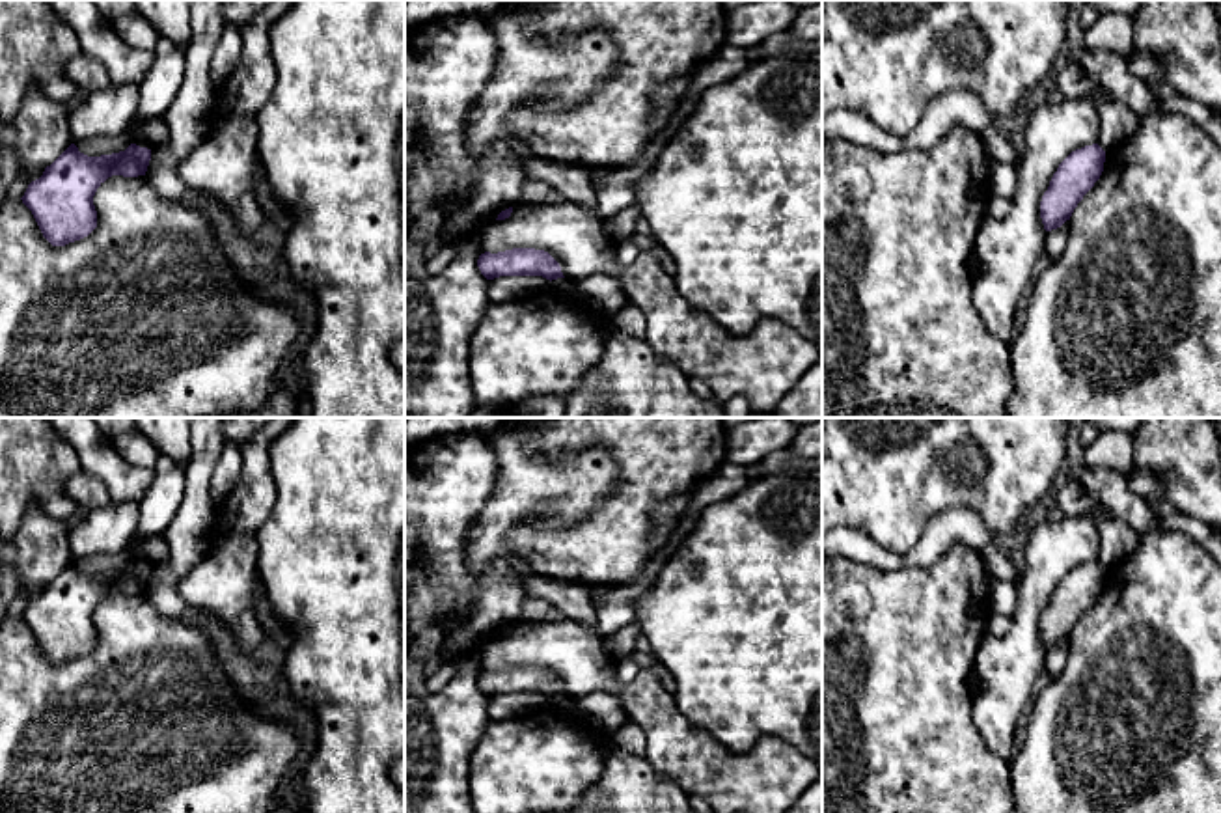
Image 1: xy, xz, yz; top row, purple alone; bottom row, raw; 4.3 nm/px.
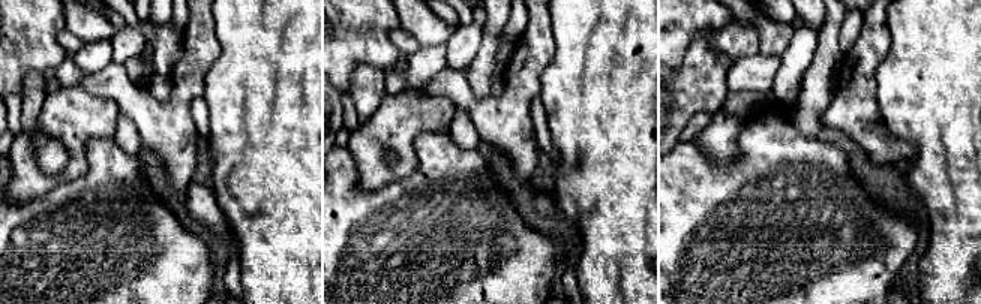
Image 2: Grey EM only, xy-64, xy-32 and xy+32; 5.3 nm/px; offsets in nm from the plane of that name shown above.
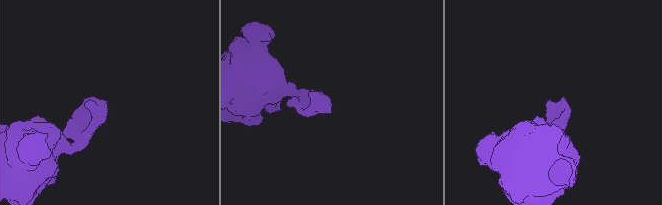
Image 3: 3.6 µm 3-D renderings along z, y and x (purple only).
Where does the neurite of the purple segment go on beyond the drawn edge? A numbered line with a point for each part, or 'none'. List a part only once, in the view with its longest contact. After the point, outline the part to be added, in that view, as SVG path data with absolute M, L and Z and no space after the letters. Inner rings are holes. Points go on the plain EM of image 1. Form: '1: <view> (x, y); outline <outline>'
none

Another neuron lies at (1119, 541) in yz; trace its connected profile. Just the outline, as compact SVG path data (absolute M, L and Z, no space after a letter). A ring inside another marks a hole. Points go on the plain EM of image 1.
M1094 494L1094 526L1100 533L1102 550L1098 563L1107 571L1117 561L1130 558L1141 541L1122 518L1115 517Z

